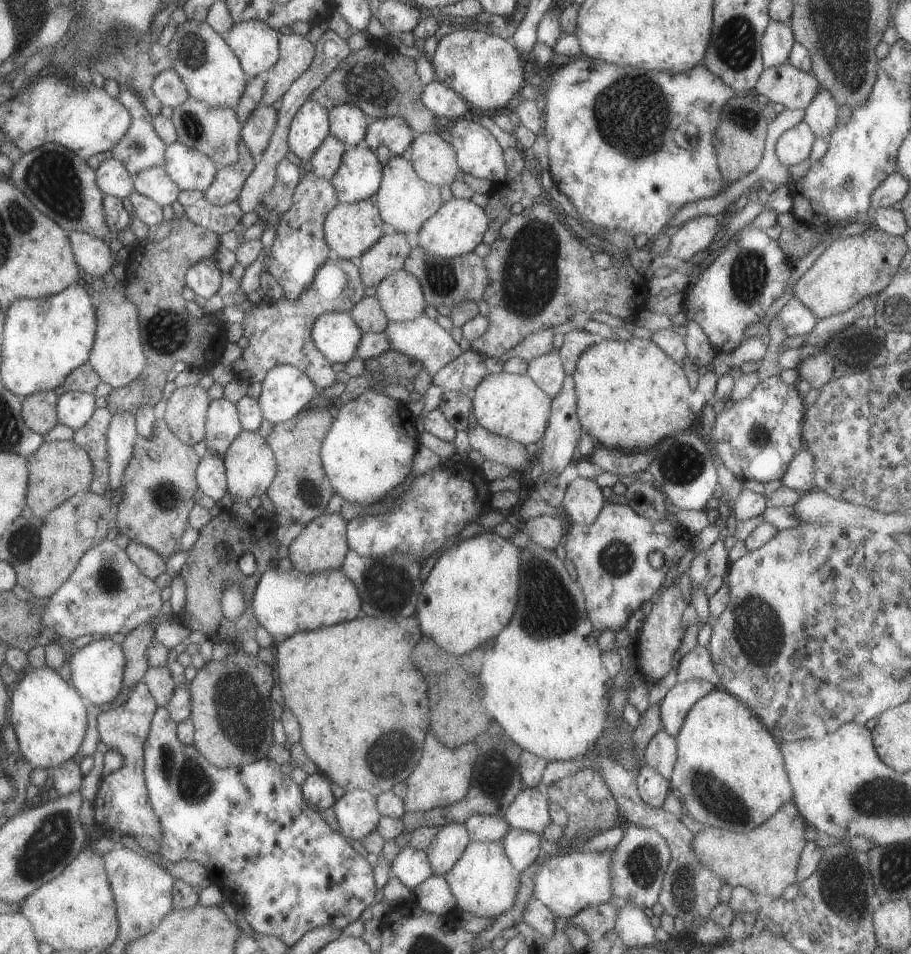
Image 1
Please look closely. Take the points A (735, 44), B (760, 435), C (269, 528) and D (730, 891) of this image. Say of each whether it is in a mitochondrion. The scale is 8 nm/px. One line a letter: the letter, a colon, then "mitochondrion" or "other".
A: mitochondrion
B: mitochondrion
C: other
D: other

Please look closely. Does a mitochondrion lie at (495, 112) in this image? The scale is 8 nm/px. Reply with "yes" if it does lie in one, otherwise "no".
no

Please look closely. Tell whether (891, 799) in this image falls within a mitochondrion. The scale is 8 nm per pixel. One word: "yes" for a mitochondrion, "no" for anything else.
yes

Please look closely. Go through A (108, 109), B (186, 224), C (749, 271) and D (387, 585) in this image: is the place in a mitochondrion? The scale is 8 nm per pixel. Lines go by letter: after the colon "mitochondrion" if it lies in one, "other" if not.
A: other
B: other
C: mitochondrion
D: mitochondrion

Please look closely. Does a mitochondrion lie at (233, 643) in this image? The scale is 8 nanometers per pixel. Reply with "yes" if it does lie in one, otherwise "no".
no

